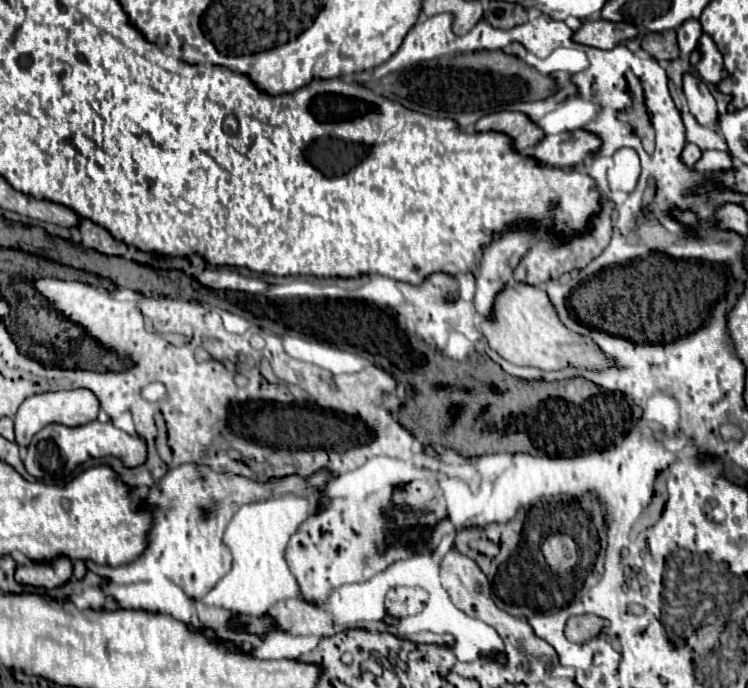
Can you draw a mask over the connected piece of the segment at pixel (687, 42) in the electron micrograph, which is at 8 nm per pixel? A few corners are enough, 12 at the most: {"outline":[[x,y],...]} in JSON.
{"outline":[[685,21],[677,29],[679,49],[689,55],[701,37],[699,21]]}

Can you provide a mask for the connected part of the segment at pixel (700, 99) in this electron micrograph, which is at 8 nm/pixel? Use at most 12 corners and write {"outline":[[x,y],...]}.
{"outline":[[683,73],[683,95],[701,125],[717,121],[717,103],[703,79]]}

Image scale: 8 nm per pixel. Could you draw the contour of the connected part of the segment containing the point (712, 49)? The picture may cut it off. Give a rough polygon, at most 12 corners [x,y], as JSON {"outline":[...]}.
{"outline":[[707,35],[697,63],[699,75],[709,83],[729,77],[723,55]]}

